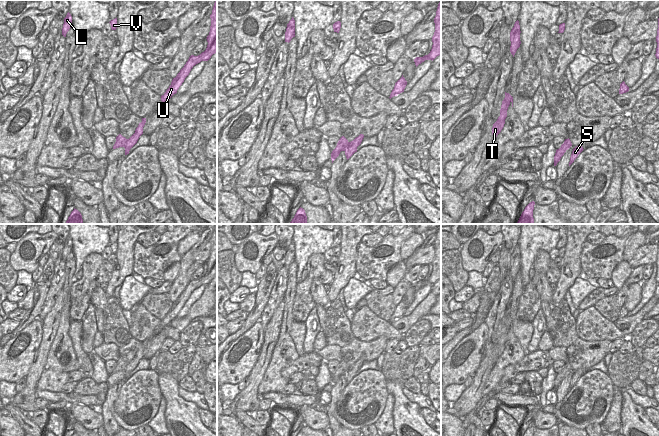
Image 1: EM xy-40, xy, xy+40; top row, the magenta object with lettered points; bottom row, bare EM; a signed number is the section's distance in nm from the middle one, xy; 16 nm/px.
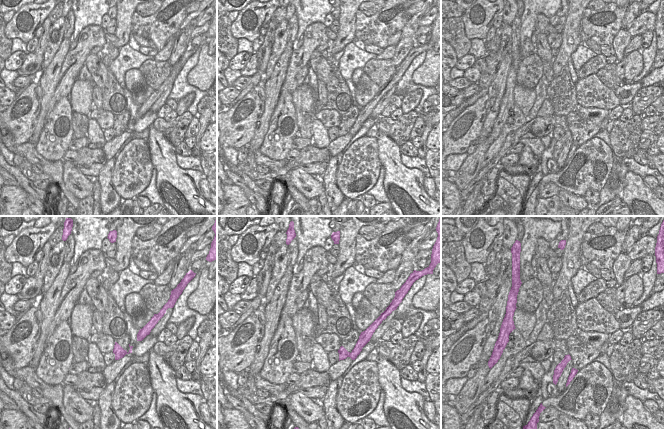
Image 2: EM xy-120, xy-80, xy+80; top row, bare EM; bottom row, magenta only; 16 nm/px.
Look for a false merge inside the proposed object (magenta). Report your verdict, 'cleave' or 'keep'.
cleave

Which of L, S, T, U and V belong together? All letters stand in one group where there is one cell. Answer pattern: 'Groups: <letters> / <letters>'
Groups: L T V / S U

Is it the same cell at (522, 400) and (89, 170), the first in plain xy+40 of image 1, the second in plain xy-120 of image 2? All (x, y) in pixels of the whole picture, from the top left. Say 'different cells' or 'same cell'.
same cell

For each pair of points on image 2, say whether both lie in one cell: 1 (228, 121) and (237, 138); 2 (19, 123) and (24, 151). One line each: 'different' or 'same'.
1: same
2: different

